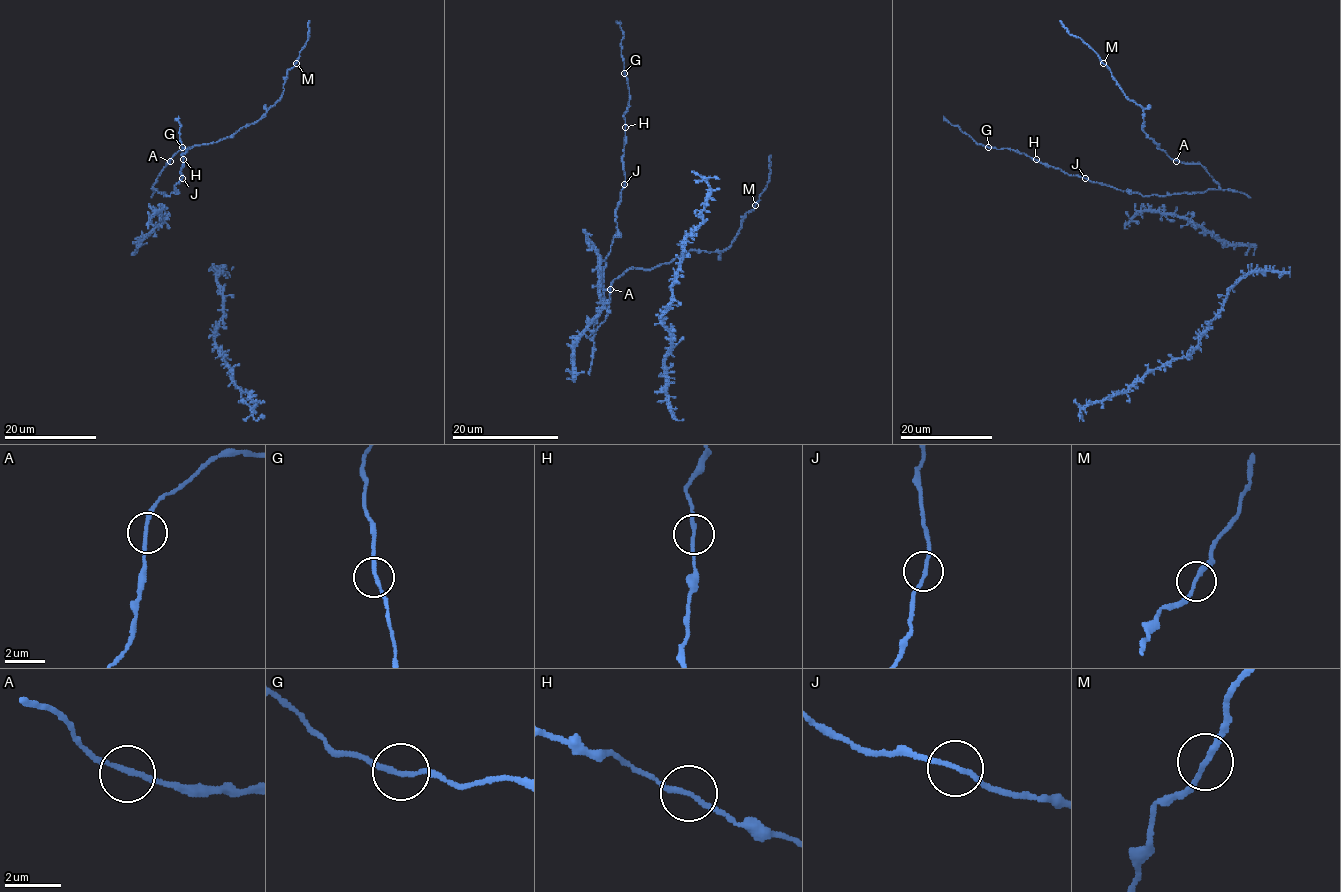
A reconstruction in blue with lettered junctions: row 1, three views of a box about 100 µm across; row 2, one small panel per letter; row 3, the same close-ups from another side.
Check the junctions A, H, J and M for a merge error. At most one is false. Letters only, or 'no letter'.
H

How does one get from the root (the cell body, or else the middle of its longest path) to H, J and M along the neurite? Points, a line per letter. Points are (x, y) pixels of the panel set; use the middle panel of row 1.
H: (589, 375), (593, 355), (589, 335), (605, 299), (605, 257), (617, 232), (616, 209), (625, 181), (625, 127)
J: (589, 375), (593, 355), (589, 335), (605, 299), (605, 257), (617, 232), (616, 209), (624, 184)
M: (589, 375), (591, 338), (606, 317), (610, 284), (629, 269), (653, 269), (690, 250), (723, 252), (755, 205)

